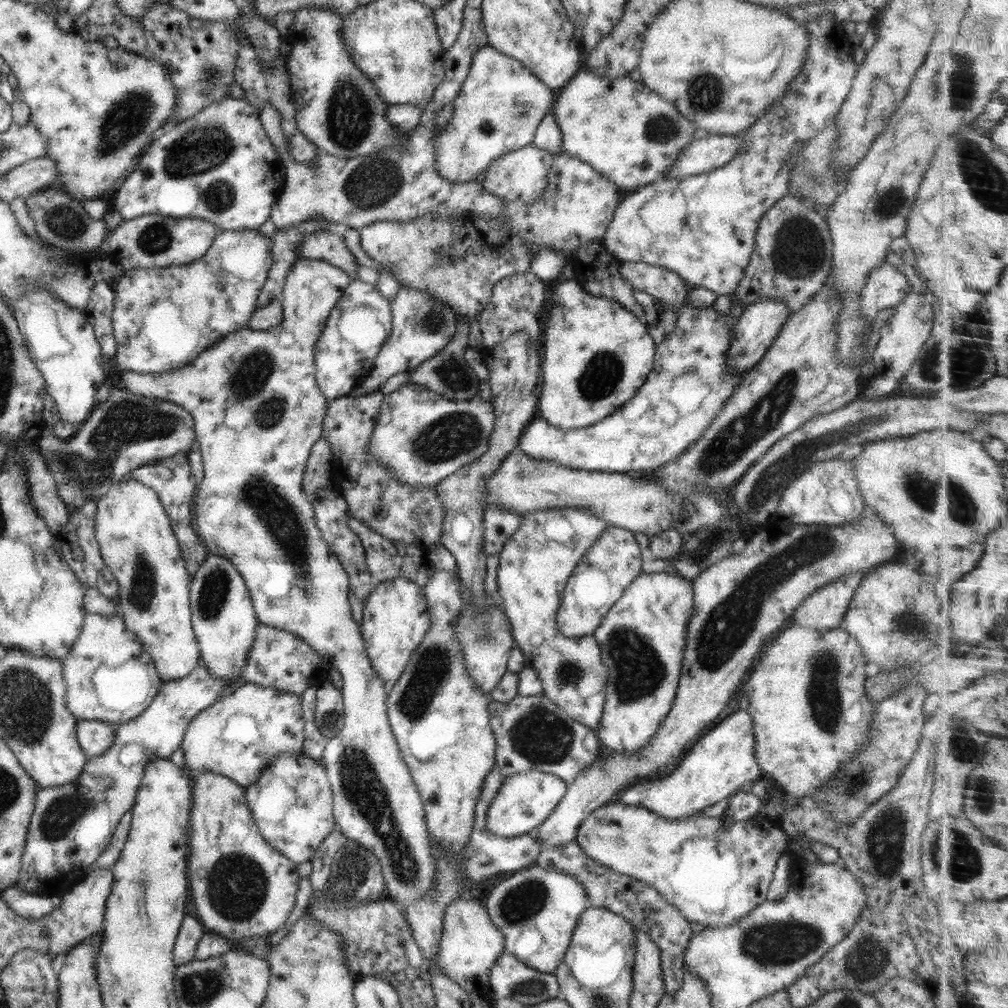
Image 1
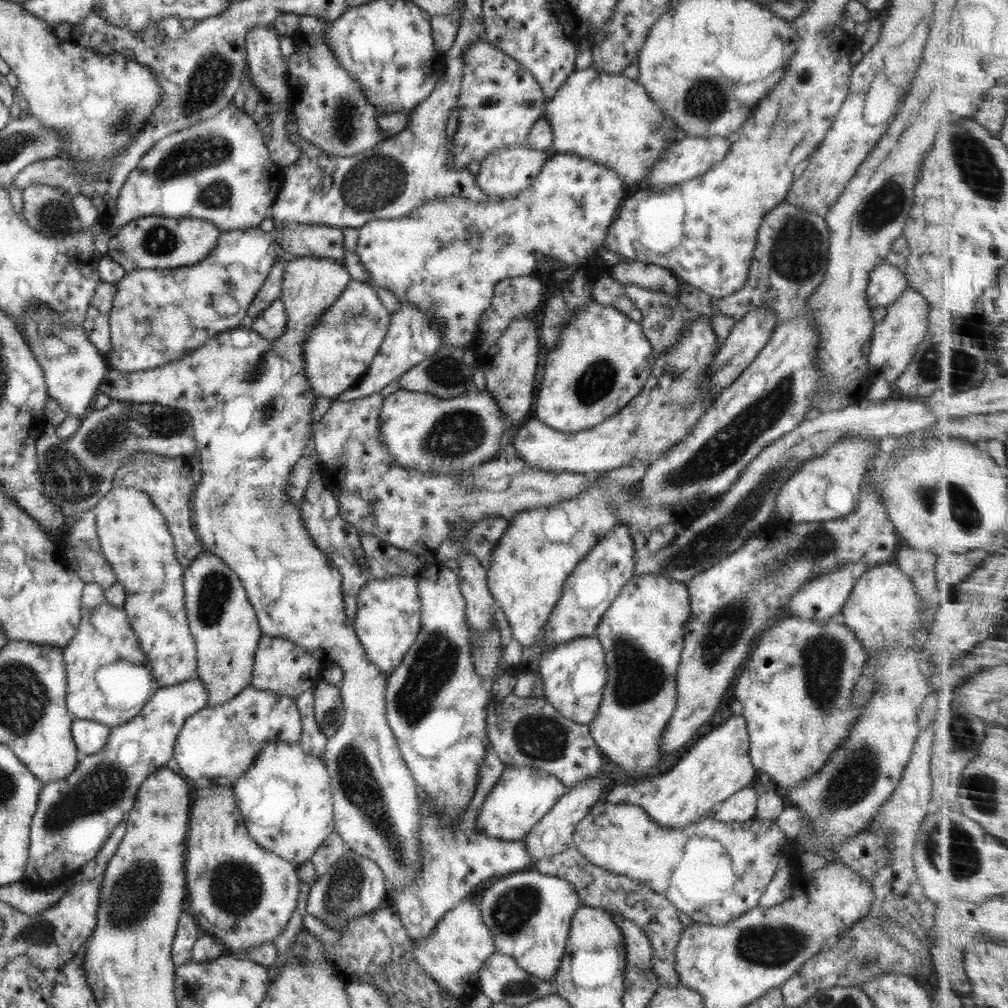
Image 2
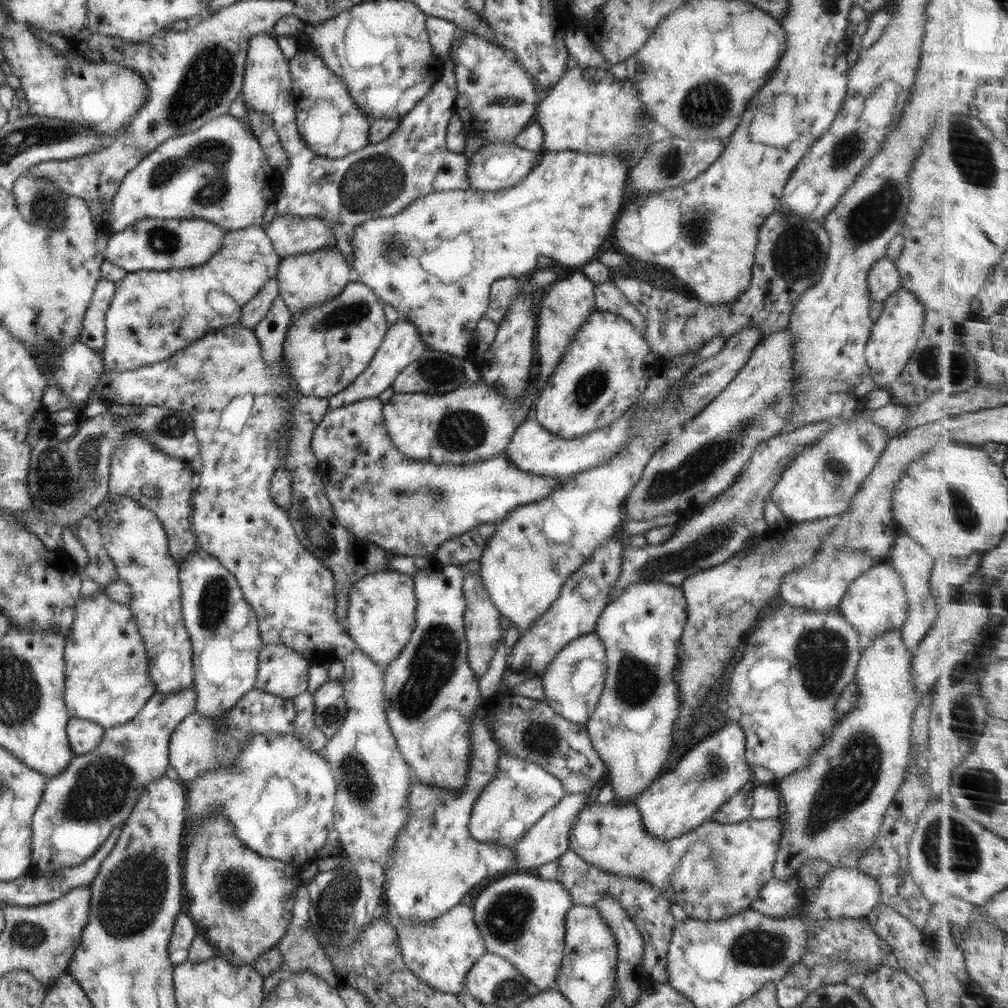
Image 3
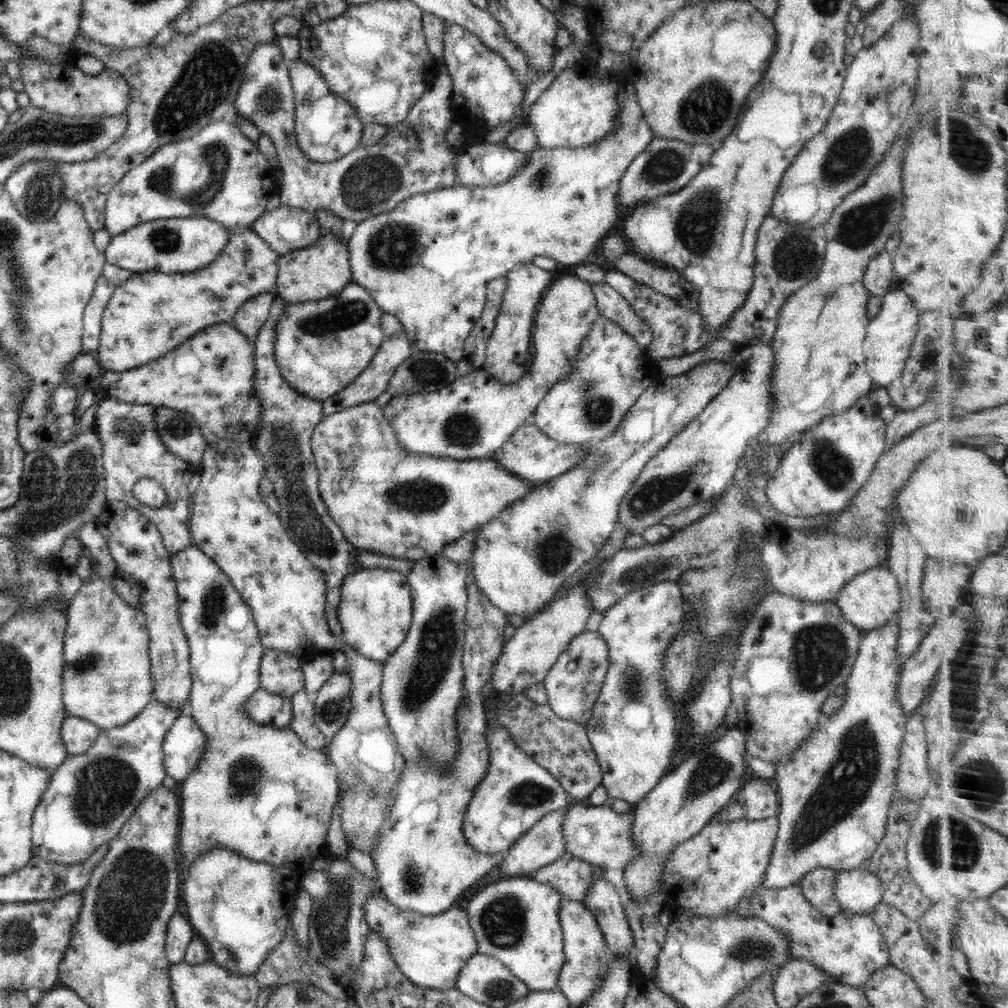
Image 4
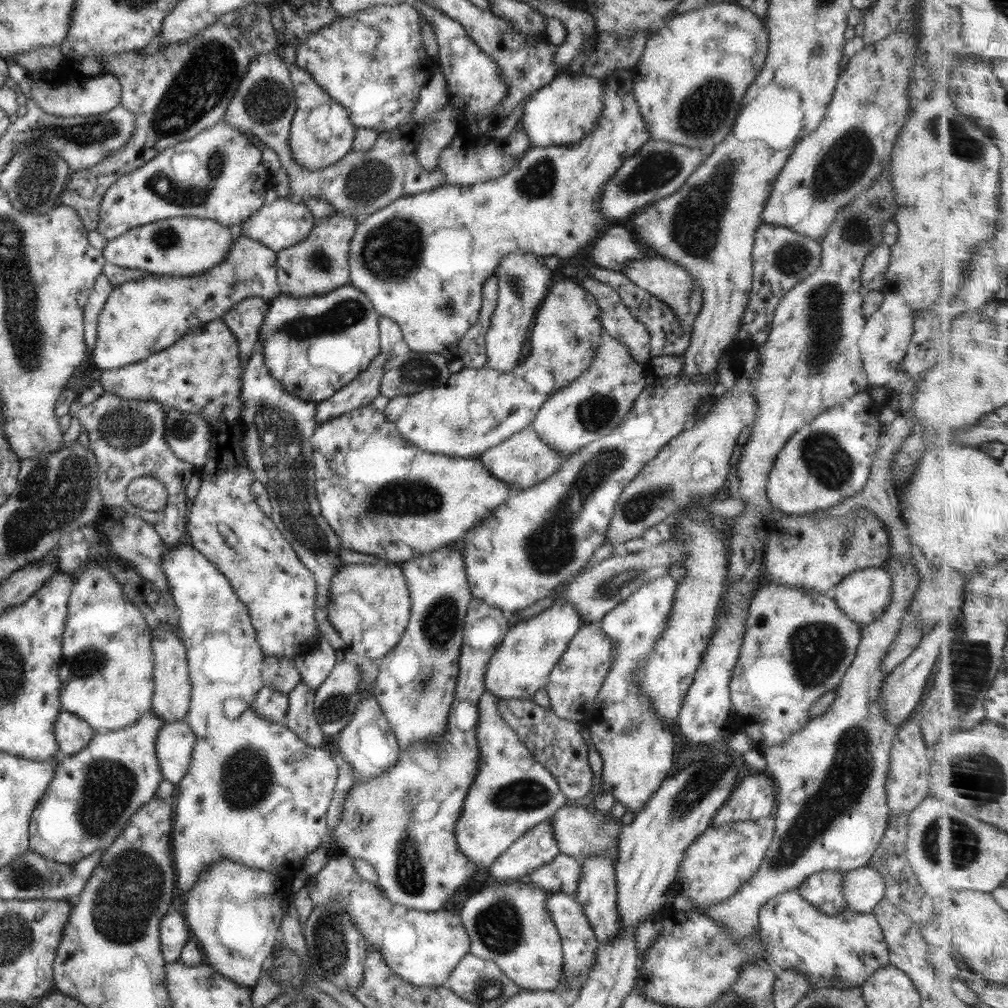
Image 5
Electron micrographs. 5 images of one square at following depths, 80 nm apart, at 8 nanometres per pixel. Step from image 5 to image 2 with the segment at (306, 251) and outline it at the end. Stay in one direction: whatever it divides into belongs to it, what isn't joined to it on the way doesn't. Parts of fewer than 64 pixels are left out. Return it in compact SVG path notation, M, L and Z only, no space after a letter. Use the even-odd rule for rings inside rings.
M298 257L296 260L288 261L283 266L284 274L282 276L281 301L285 304L285 311L288 315L286 332L280 338L268 340L254 332L248 324L242 327L248 331L250 342L244 348L236 348L232 345L230 331L218 333L215 337L209 337L206 342L198 348L195 348L190 354L178 357L176 360L167 362L158 368L138 372L123 372L115 369L107 371L102 384L98 387L98 393L109 394L109 397L124 402L136 402L138 404L154 403L170 408L177 408L186 411L192 418L194 440L197 442L197 451L200 452L200 461L202 466L202 477L196 484L192 497L192 516L193 529L197 534L200 544L204 550L211 552L222 559L242 582L242 587L246 590L248 601L253 607L257 616L259 627L262 633L268 637L278 637L288 640L296 645L306 649L310 655L326 663L336 663L343 670L343 679L338 685L341 690L341 697L344 706L344 721L340 728L334 733L334 736L327 739L325 749L322 752L322 761L326 765L330 775L331 791L333 794L333 819L335 820L335 831L342 837L347 848L351 848L354 853L374 861L384 873L387 881L391 884L390 889L403 889L417 881L419 868L421 864L422 847L419 845L419 826L421 823L420 788L413 779L406 761L402 758L398 743L388 720L386 719L386 701L385 690L387 676L378 666L369 661L364 653L364 648L354 630L353 623L346 620L345 603L342 597L342 574L326 558L326 555L316 548L315 542L310 538L307 528L300 520L302 514L299 504L293 504L287 493L287 480L289 474L293 471L294 465L298 460L309 453L309 449L314 447L313 426L316 424L313 420L313 404L318 398L310 388L310 382L306 378L306 365L303 357L303 342L306 340L307 332L315 325L316 320L336 302L336 299L344 292L346 285L351 281L351 274L340 261L329 258L315 257Z

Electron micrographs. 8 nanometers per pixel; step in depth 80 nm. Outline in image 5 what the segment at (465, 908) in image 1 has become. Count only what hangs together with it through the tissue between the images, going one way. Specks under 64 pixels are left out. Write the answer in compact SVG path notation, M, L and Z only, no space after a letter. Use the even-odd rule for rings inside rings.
M346 855L342 858L330 859L322 870L313 876L313 885L309 888L308 896L314 907L327 906L329 902L337 900L337 904L341 904L343 910L350 915L351 921L355 922L355 927L362 933L368 947L375 948L383 956L386 964L396 976L417 987L444 986L450 973L470 950L470 939L463 927L460 915L440 909L432 912L415 911L394 904L383 894L377 884L360 877L354 869L353 860Z

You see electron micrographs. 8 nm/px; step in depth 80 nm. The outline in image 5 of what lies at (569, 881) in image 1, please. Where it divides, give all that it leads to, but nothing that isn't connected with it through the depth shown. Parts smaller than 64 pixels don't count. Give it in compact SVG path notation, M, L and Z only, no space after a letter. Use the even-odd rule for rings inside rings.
M525 880L490 886L470 896L460 918L470 939L469 953L491 960L512 982L531 991L556 991L563 978L563 948L545 902L549 892Z

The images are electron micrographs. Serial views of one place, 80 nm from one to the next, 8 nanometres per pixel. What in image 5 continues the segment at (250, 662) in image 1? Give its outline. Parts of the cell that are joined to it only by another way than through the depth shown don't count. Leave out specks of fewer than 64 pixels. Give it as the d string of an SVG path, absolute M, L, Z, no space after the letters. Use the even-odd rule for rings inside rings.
M266 656L263 662L261 679L266 686L287 695L302 681L301 674L290 657Z

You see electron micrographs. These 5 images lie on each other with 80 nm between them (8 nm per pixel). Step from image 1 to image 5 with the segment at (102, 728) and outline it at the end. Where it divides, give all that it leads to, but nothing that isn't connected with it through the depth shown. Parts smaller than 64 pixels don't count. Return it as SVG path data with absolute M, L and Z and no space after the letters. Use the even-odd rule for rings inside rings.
M60 711L54 723L54 734L61 754L71 755L80 752L96 734L86 721L70 712Z

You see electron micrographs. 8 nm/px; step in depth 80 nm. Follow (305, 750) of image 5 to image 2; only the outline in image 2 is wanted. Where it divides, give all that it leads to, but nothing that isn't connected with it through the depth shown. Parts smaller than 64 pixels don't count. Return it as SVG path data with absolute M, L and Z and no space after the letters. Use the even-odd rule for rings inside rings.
M203 550L184 572L190 633L196 641L197 676L207 690L206 709L220 707L253 679L254 652L262 632L242 582L218 556ZM264 743L261 751L253 760L253 765L242 775L238 780L227 781L233 788L234 799L236 799L237 809L243 816L243 823L246 824L248 834L266 851L274 853L276 856L288 860L294 865L301 865L306 861L310 861L318 847L330 836L331 832L335 831L335 820L333 819L333 794L331 791L330 775L326 765L321 757L306 754L300 747L299 743Z

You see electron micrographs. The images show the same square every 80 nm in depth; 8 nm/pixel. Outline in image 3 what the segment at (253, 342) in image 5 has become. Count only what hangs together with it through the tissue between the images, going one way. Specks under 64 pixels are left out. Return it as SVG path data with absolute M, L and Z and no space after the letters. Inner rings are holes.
M276 278L267 282L261 291L251 298L242 308L239 322L243 327L253 330L255 326L268 314L273 300L279 296Z

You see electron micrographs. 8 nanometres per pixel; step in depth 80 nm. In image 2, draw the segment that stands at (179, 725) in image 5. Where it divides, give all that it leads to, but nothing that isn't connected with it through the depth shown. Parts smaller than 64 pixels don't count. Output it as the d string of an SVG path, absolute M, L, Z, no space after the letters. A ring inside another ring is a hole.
M250 685L220 707L204 708L190 716L178 733L173 757L188 780L206 776L235 781L253 765L264 743L298 743L302 734L301 724L296 697Z

